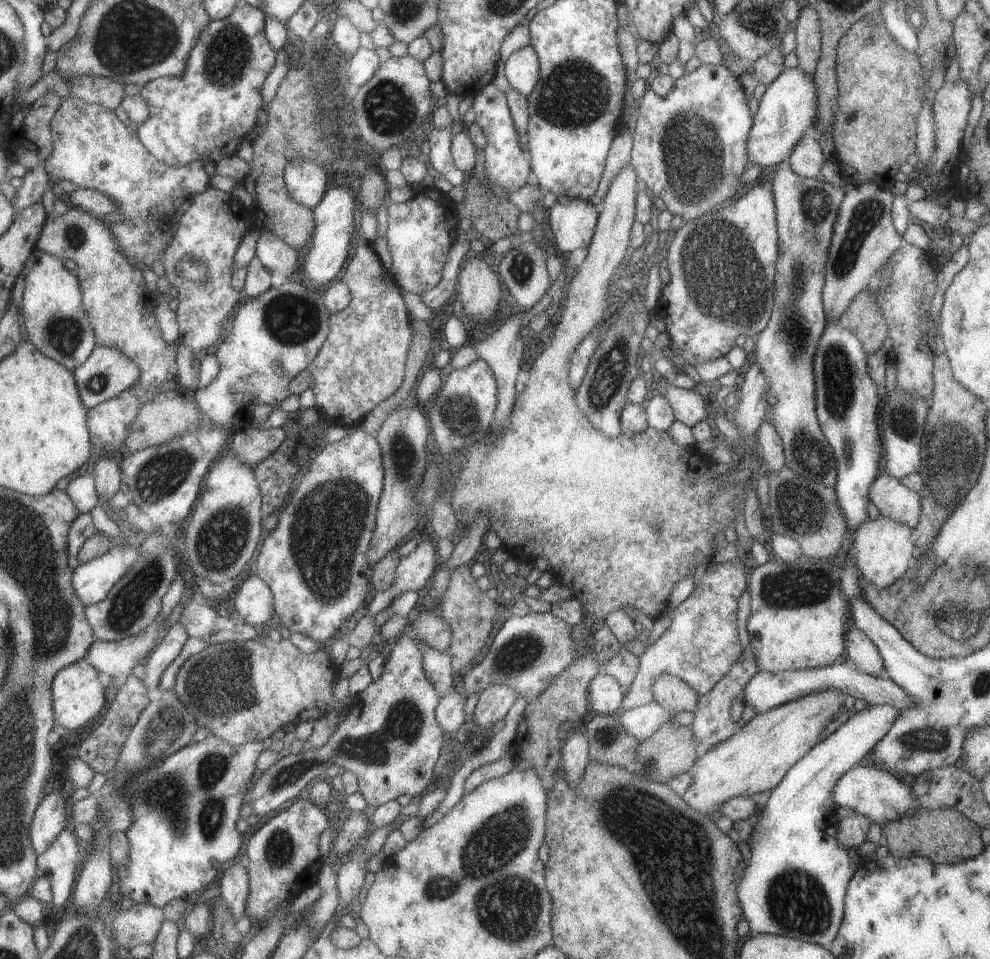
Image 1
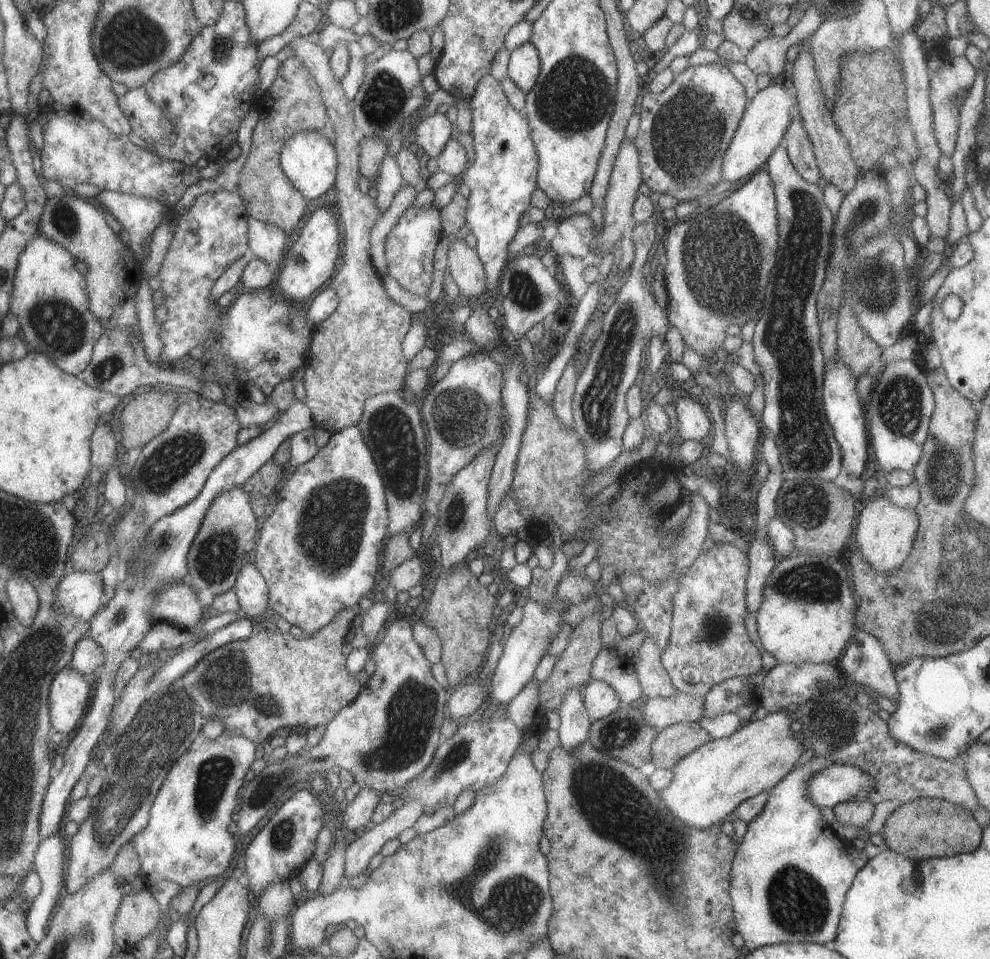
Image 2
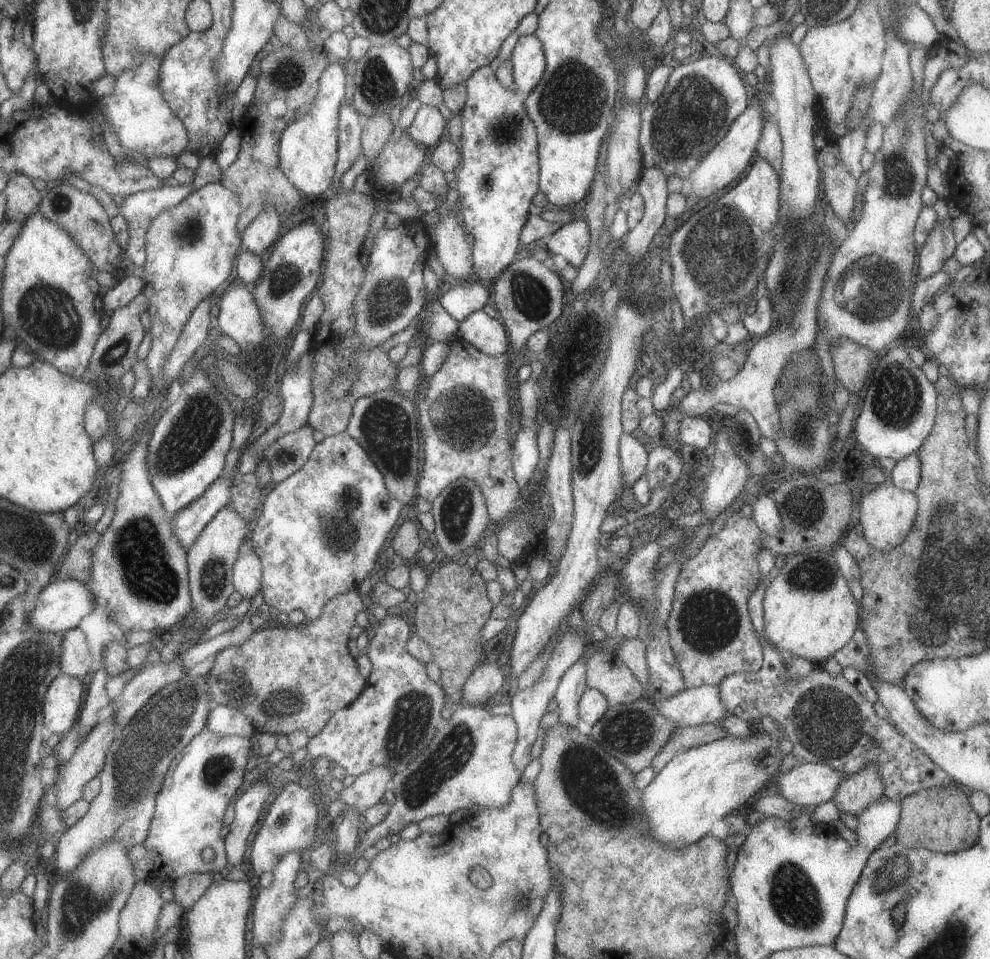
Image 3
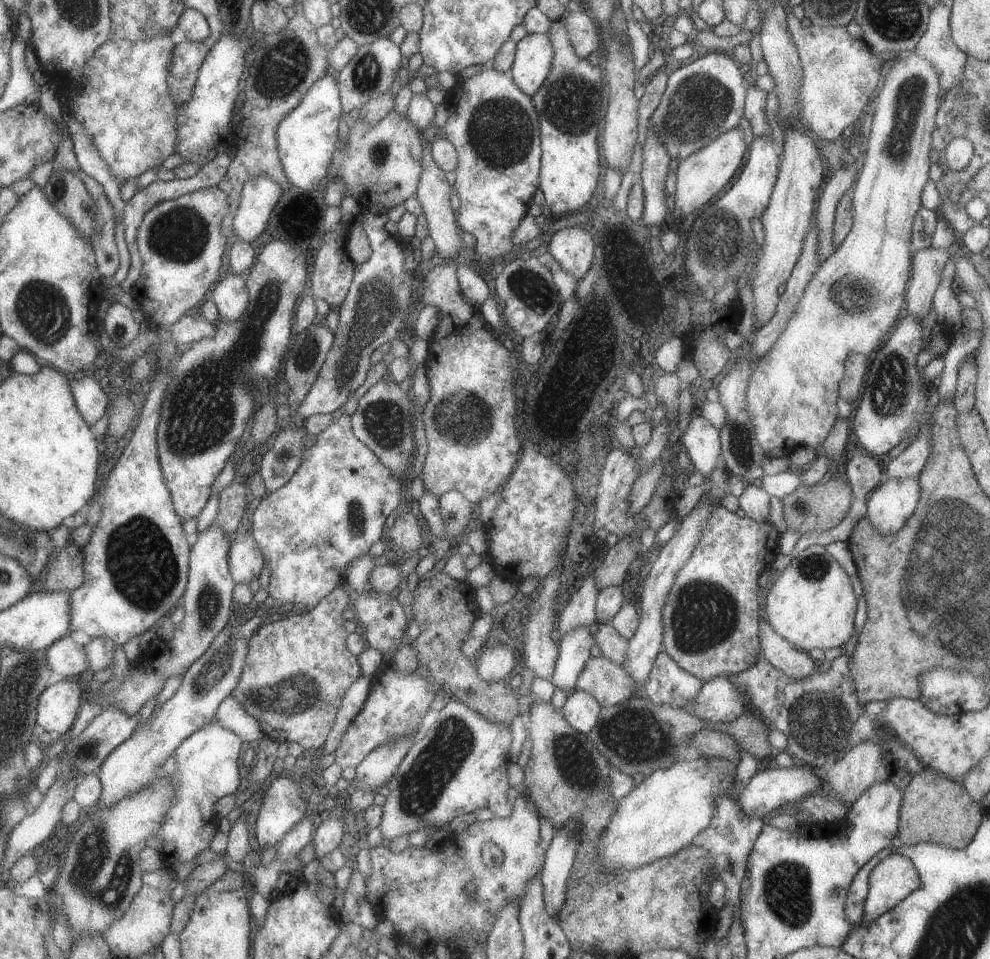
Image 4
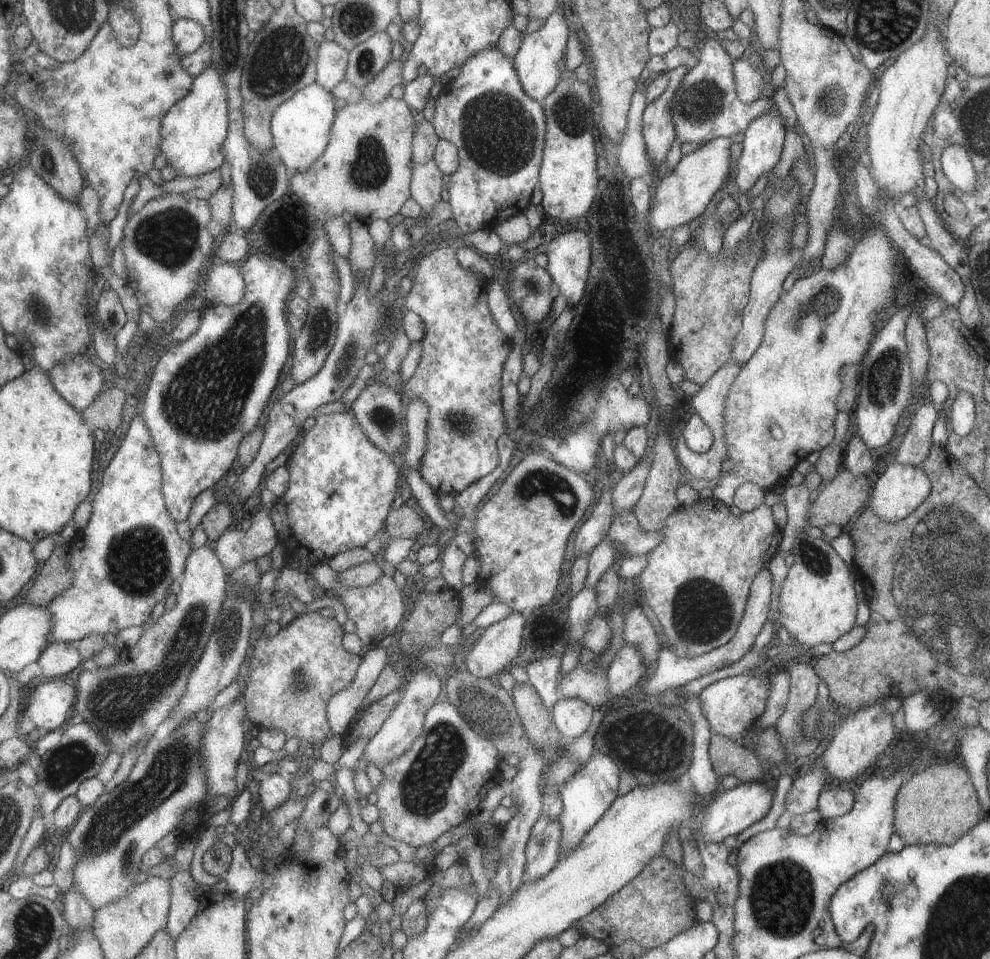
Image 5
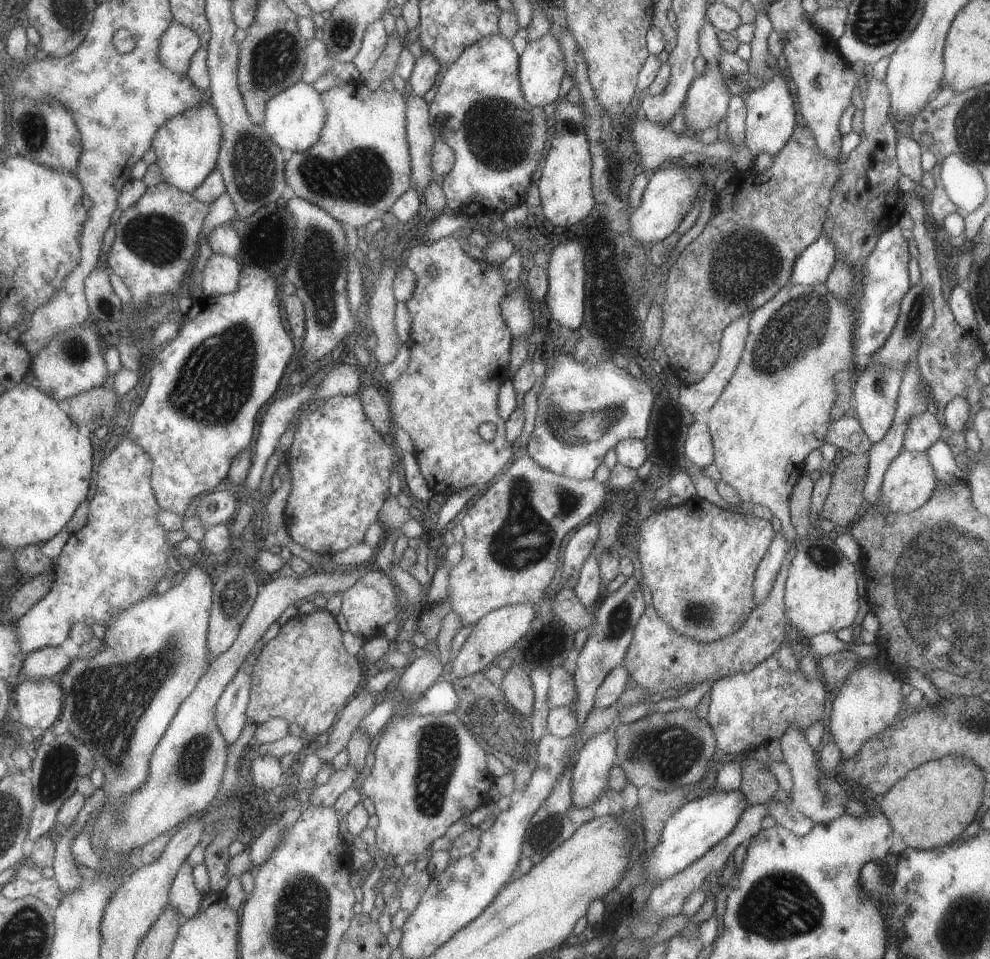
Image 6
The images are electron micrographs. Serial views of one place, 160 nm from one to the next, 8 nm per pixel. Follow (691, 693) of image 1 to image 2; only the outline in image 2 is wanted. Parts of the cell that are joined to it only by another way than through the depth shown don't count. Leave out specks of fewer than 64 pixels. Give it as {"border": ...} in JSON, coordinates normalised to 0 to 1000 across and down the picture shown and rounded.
{"border":[[[652,662],[648,673],[636,688],[643,702],[649,729],[677,727],[684,722],[668,692],[667,678],[656,662]]]}

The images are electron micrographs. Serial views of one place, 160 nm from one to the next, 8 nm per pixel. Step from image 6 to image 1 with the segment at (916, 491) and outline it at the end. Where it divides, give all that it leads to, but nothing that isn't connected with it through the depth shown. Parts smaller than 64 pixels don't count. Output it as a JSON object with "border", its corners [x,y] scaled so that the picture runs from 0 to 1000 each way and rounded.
{"border":[[[890,538],[882,543],[876,541],[865,551],[864,555],[859,555],[864,562],[861,568],[862,583],[868,596],[870,596],[870,603],[892,616],[906,604],[913,603],[914,596],[923,588],[925,576],[924,569],[918,564],[918,556],[919,551],[917,548]]]}

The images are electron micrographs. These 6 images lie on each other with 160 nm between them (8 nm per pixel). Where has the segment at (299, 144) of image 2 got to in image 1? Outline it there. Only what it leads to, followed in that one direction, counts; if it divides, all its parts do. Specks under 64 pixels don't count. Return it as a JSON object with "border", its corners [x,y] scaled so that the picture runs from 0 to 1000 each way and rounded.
{"border":[[[299,165],[289,173],[289,191],[292,202],[302,213],[317,217],[329,204],[332,193],[330,177],[323,170]]]}

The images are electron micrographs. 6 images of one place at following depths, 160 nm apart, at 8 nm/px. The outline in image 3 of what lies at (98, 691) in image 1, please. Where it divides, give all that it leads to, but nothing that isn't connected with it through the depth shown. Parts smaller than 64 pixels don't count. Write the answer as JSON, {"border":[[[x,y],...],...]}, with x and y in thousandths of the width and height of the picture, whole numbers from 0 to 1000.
{"border":[[[63,702],[52,712],[46,724],[46,759],[58,766],[72,761],[85,735],[86,717],[82,707]]]}

